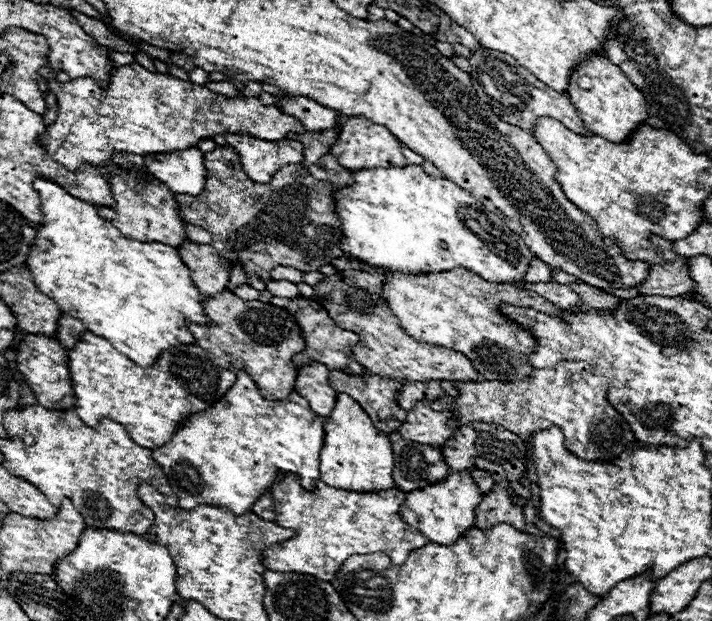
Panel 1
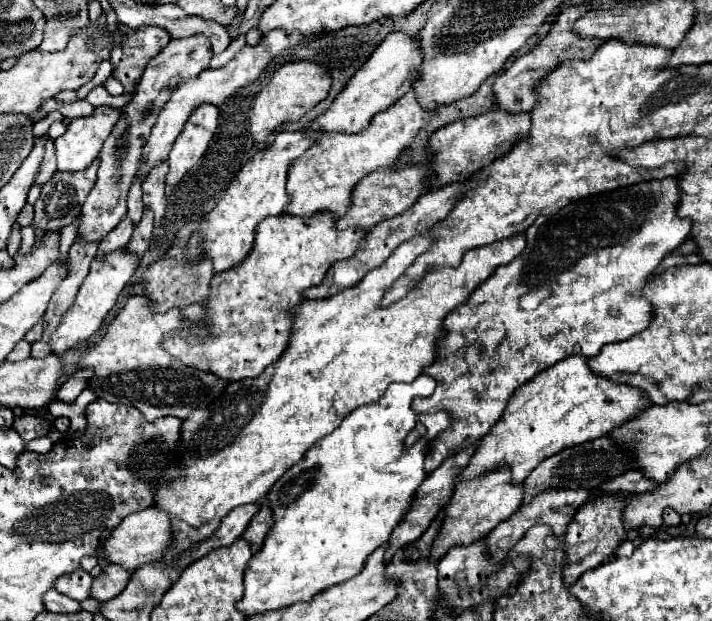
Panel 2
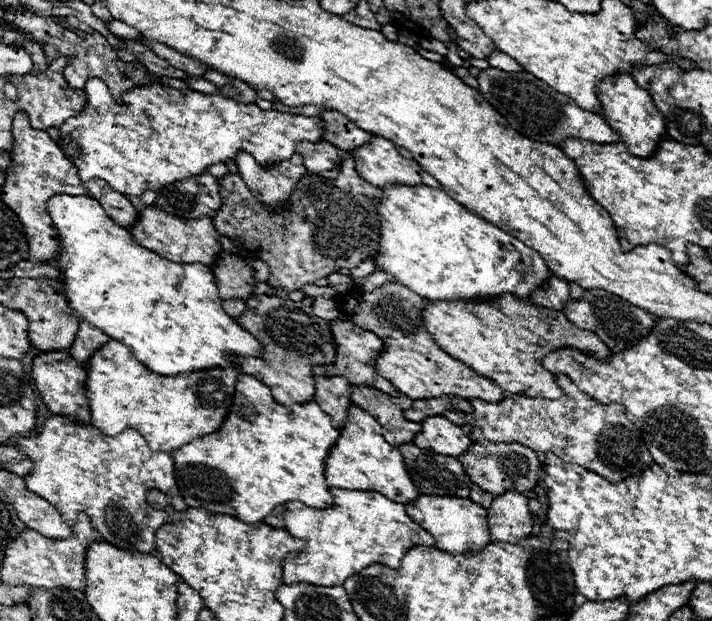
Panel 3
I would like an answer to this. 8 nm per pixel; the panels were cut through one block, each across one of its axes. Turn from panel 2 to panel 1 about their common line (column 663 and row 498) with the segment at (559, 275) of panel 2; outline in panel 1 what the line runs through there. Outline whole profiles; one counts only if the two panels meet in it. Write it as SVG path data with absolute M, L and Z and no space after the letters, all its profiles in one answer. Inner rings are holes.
M236 372L236 384L226 392L226 396L224 396L220 402L216 402L212 408L208 408L206 412L192 414L186 422L188 422L188 424L184 424L184 426L172 436L172 440L170 440L168 444L164 444L162 448L154 448L154 450L152 450L152 452L154 452L154 460L162 466L164 474L166 474L170 486L172 486L172 492L174 492L174 494L178 496L178 500L180 500L180 508L192 510L192 508L196 508L196 506L200 506L200 504L210 504L210 506L230 508L232 512L236 512L236 514L240 516L240 514L250 512L252 506L254 506L254 502L256 502L264 492L268 492L268 490L272 488L272 484L274 484L274 480L276 480L278 474L290 474L290 472L292 472L292 474L298 474L300 484L302 484L304 490L310 490L310 492L316 490L316 482L320 480L318 458L320 458L320 450L322 450L322 446L324 446L324 418L322 418L322 416L316 416L316 414L310 410L306 398L302 398L300 394L292 392L288 398L276 400L276 402L264 400L264 398L260 396L260 390L258 390L256 382L254 382L246 372Z

